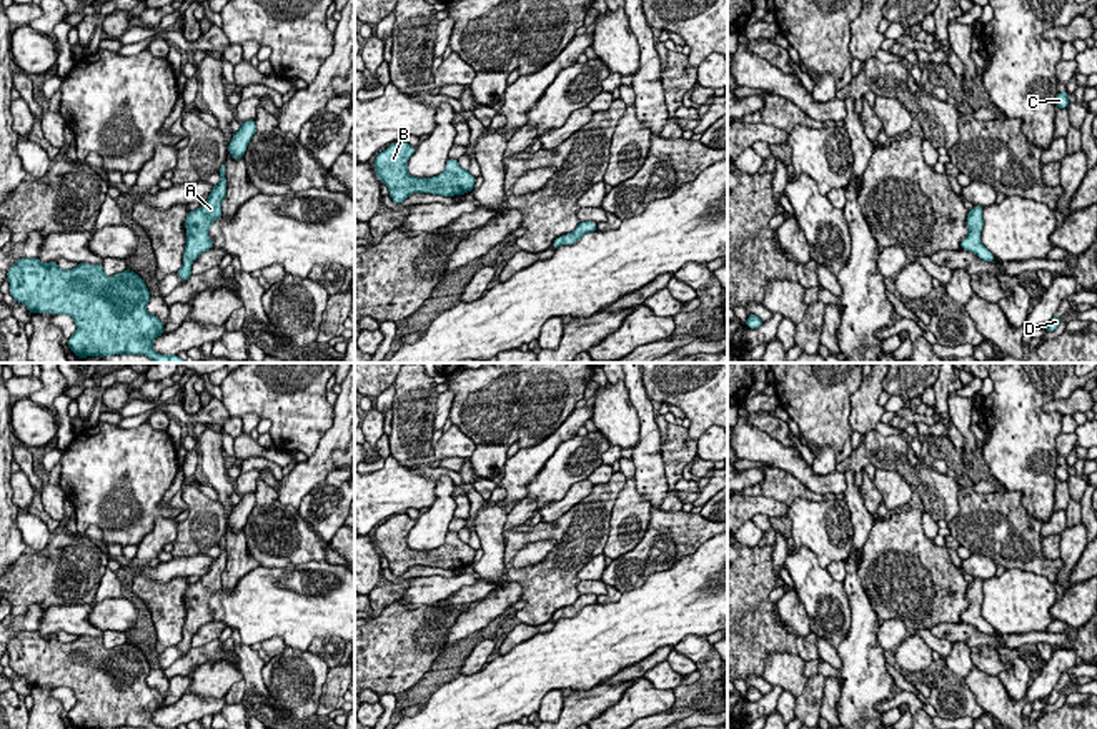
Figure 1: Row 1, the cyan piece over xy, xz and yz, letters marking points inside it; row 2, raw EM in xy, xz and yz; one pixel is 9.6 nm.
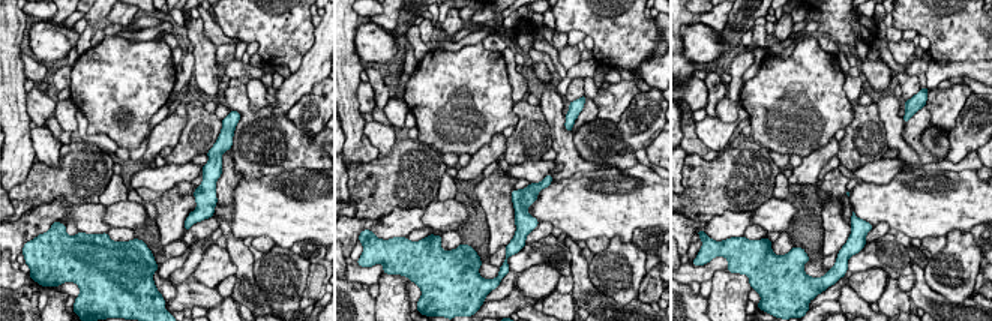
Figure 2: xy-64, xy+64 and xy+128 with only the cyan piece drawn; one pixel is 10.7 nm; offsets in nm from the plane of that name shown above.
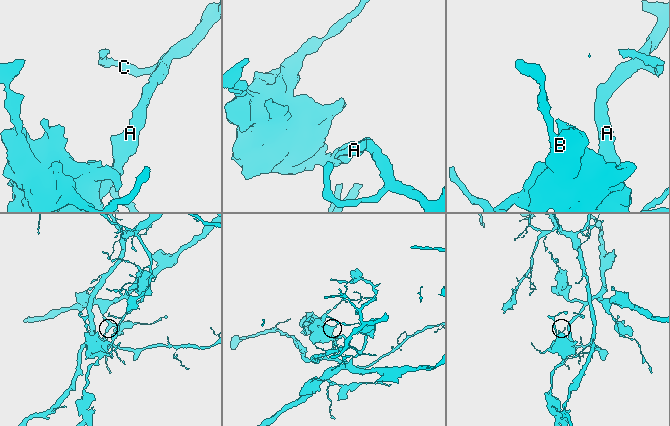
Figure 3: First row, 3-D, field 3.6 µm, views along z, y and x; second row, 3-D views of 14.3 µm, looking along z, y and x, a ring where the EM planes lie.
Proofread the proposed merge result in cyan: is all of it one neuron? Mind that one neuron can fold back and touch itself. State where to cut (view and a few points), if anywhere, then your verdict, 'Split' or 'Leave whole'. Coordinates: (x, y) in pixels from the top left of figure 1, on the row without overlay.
No split. Leave whole

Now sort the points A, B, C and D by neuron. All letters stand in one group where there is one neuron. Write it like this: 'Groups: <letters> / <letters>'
Groups: A B C D

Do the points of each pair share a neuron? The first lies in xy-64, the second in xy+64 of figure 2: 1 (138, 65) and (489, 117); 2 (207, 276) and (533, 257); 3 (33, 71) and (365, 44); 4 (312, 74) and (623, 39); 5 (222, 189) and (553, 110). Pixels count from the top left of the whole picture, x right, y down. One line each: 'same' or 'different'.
1: same
2: different
3: different
4: different
5: same

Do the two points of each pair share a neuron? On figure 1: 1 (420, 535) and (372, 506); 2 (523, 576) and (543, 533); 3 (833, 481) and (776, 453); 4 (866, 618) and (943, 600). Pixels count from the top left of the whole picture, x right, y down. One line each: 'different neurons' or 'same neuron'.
1: different neurons
2: same neuron
3: same neuron
4: different neurons

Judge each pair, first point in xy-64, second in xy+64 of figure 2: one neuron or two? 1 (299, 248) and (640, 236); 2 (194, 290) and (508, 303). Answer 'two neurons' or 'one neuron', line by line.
1: one neuron
2: one neuron

